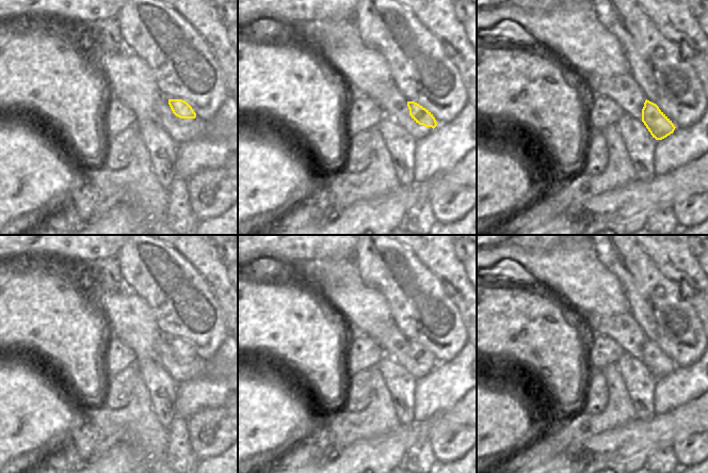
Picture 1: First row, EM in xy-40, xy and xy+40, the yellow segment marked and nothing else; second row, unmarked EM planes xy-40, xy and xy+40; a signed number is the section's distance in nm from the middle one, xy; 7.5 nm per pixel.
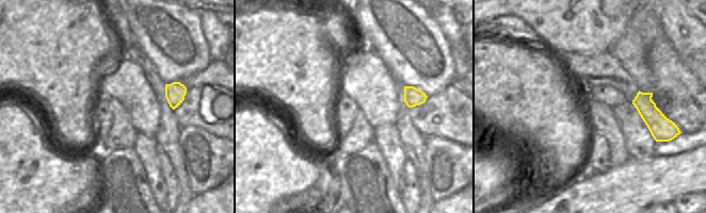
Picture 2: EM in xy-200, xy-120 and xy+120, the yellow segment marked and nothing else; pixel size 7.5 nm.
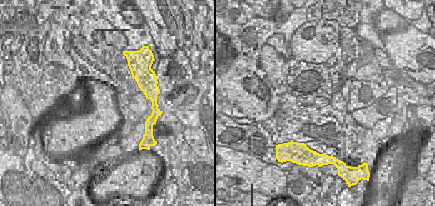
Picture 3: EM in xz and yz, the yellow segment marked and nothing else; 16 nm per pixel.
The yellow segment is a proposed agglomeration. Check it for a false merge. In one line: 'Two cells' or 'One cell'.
One cell.

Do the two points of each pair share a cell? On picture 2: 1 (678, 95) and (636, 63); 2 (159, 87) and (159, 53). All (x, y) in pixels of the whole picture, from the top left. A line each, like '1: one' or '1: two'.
1: two
2: two

